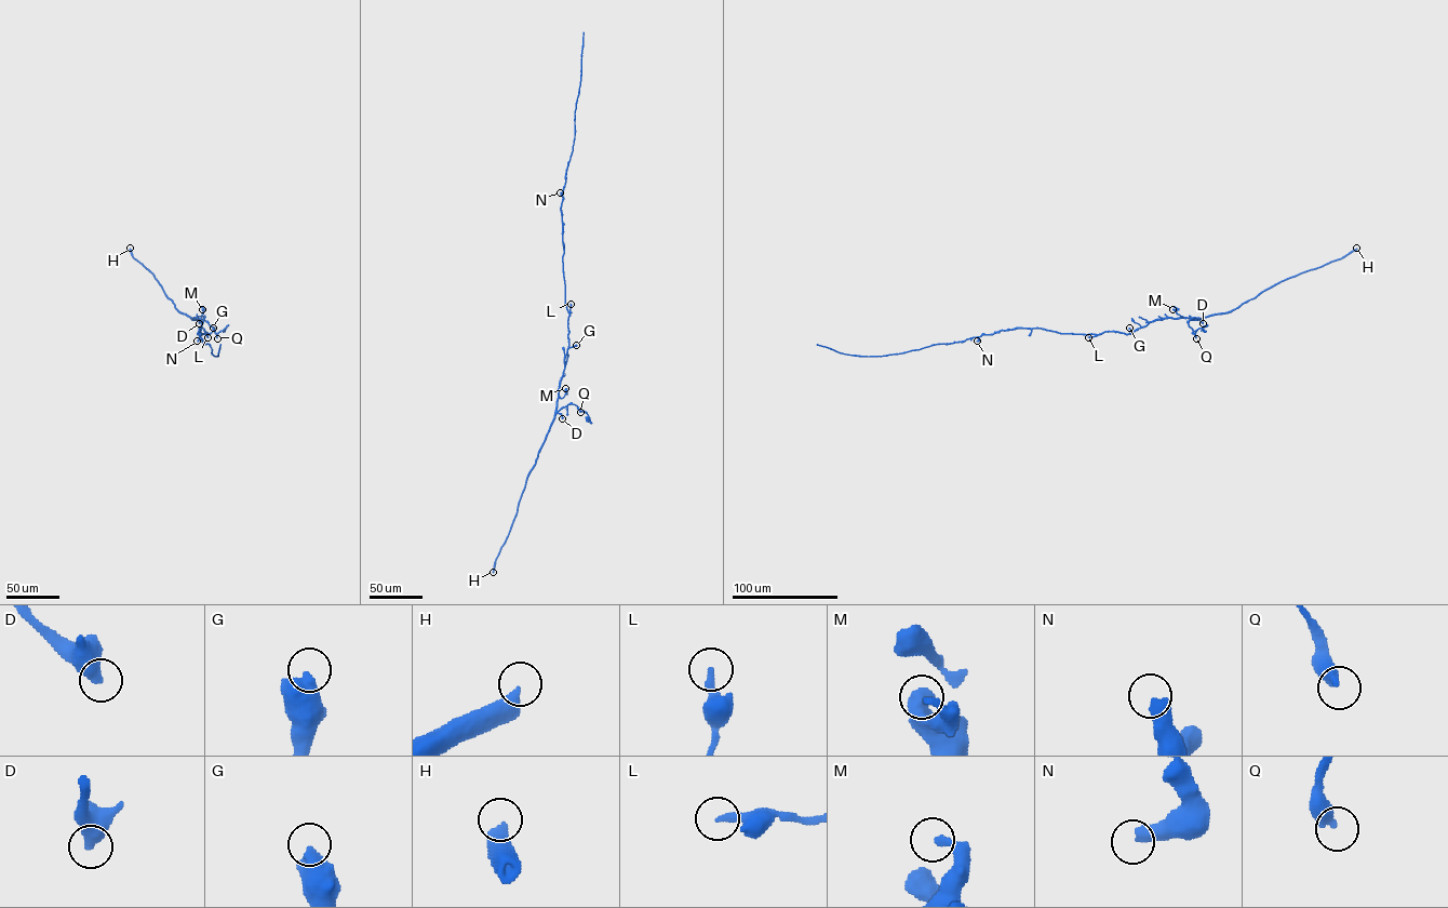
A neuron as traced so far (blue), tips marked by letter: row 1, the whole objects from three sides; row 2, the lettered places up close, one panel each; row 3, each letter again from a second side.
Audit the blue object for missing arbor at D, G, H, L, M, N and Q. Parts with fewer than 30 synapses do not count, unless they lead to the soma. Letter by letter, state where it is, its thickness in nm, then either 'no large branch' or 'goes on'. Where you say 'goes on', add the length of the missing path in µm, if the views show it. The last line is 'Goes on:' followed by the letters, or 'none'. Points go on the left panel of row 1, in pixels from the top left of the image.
D: (199, 323) | 500 nm | no large branch
G: (213, 328) | 600 nm | no large branch
H: (130, 248) | 440 nm | no large branch
L: (208, 337) | 260 nm | no large branch
M: (202, 309) | 240 nm | no large branch
N: (197, 341) | 480 nm | no large branch
Q: (217, 338) | 440 nm | no large branch
Goes on: none

